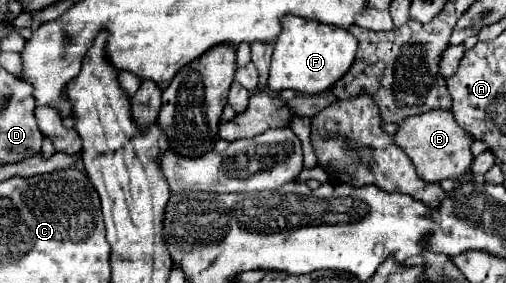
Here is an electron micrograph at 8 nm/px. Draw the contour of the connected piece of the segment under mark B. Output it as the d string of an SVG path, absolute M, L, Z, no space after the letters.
M433 109L423 115L407 117L405 121L399 123L399 129L393 137L395 145L401 147L409 159L413 161L417 175L425 183L439 183L443 179L459 179L467 169L471 167L473 155L471 155L471 143L473 139L459 127L449 111L443 109Z

